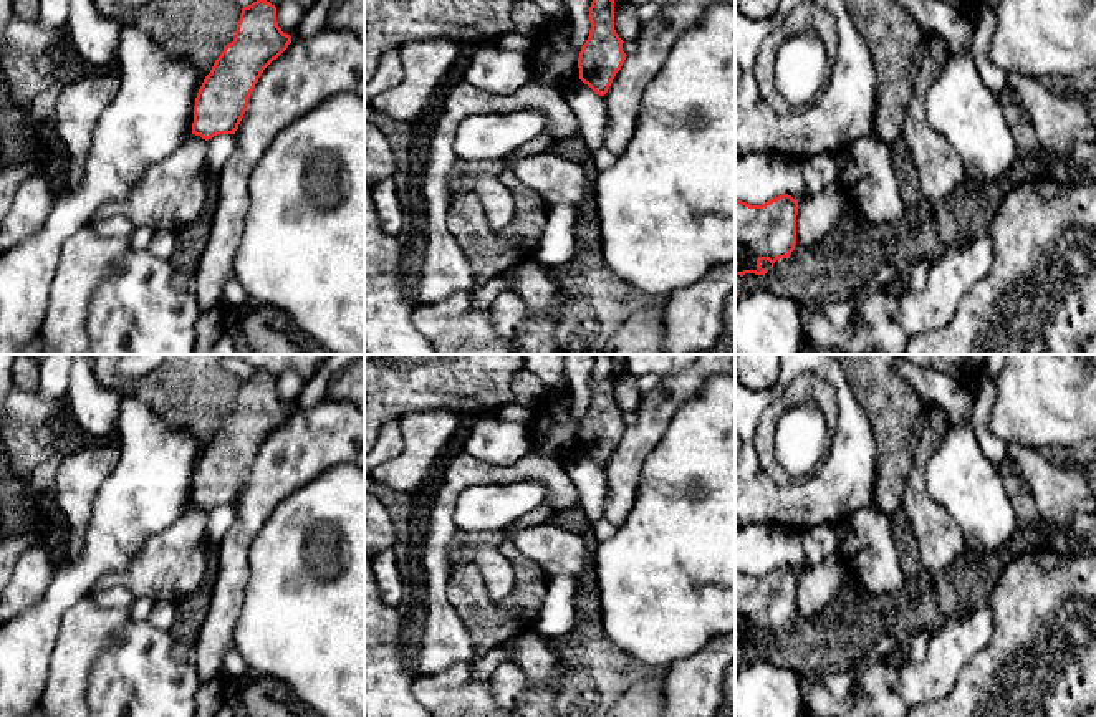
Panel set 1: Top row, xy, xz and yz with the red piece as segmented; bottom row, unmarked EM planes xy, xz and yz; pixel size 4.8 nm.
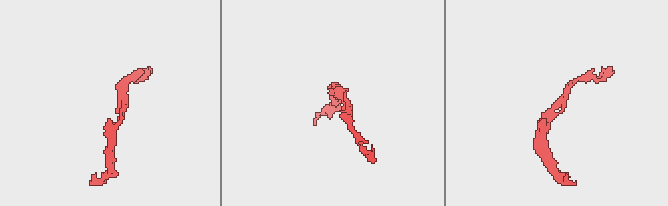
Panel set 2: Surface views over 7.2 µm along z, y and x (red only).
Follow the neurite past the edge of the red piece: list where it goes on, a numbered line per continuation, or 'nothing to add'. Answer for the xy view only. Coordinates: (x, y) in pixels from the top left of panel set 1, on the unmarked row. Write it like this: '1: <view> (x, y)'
nothing to add

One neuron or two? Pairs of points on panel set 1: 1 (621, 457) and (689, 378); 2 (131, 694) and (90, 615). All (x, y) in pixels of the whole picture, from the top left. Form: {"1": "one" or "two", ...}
{"1": "one", "2": "two"}

